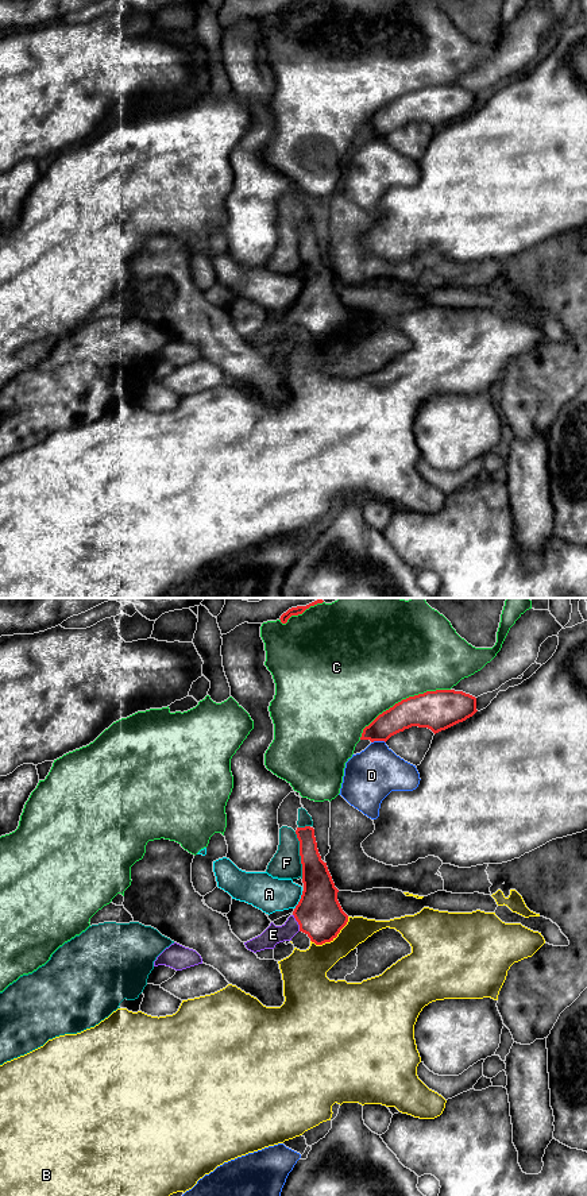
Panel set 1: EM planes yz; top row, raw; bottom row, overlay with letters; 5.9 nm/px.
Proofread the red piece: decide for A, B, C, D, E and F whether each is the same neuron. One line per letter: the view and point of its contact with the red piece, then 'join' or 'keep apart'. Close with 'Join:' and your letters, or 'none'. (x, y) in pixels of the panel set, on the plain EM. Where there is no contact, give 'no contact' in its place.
A: meets red in yz at (300, 296); keep apart
B: meets red in yz at (332, 334); keep apart
C: meets red in yz at (402, 95); keep apart
D: meets red in yz at (378, 135); keep apart
E: meets red in yz at (297, 316); join
F: meets red in yz at (300, 250); keep apart
Join: E

